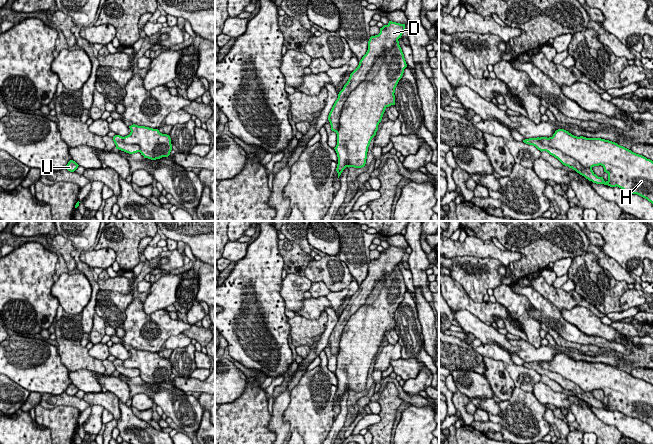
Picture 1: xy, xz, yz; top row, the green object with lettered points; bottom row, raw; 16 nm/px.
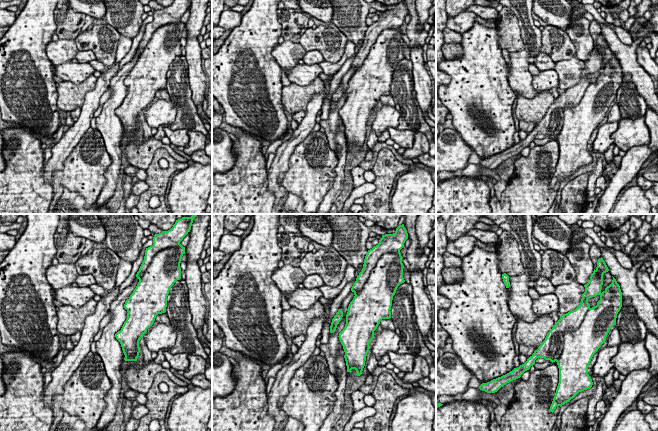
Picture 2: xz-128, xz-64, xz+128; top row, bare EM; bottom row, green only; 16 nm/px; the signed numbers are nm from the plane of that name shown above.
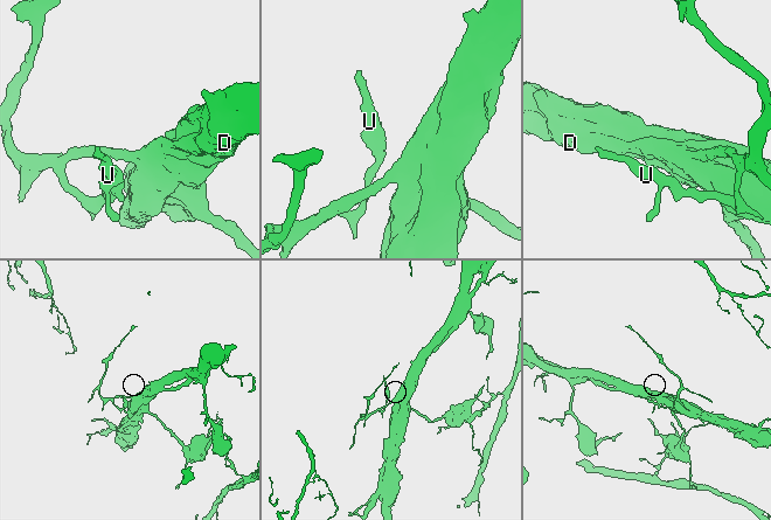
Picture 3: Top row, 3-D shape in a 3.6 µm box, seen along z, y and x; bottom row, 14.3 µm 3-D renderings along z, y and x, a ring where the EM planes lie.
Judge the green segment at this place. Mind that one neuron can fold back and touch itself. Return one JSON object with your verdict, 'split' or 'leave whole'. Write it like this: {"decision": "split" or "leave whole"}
{"decision": "split"}

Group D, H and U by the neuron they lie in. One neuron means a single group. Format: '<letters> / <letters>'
D U / H

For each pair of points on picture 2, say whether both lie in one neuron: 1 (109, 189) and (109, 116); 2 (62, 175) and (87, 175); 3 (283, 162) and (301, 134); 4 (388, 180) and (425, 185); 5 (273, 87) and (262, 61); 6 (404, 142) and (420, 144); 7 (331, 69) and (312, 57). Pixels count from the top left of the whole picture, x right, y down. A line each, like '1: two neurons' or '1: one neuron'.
1: one neuron
2: one neuron
3: one neuron
4: two neurons
5: one neuron
6: two neurons
7: two neurons

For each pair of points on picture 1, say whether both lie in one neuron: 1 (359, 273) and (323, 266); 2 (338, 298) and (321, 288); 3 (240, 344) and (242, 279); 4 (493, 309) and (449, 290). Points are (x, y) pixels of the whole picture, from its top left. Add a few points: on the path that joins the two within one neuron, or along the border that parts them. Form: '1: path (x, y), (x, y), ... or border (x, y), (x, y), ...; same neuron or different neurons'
1: border (337, 255), (353, 276); different neurons
2: border (330, 291), (325, 296); different neurons
3: path (240, 328), (242, 295); same neuron
4: path (482, 309), (476, 309), (460, 300); same neuron

